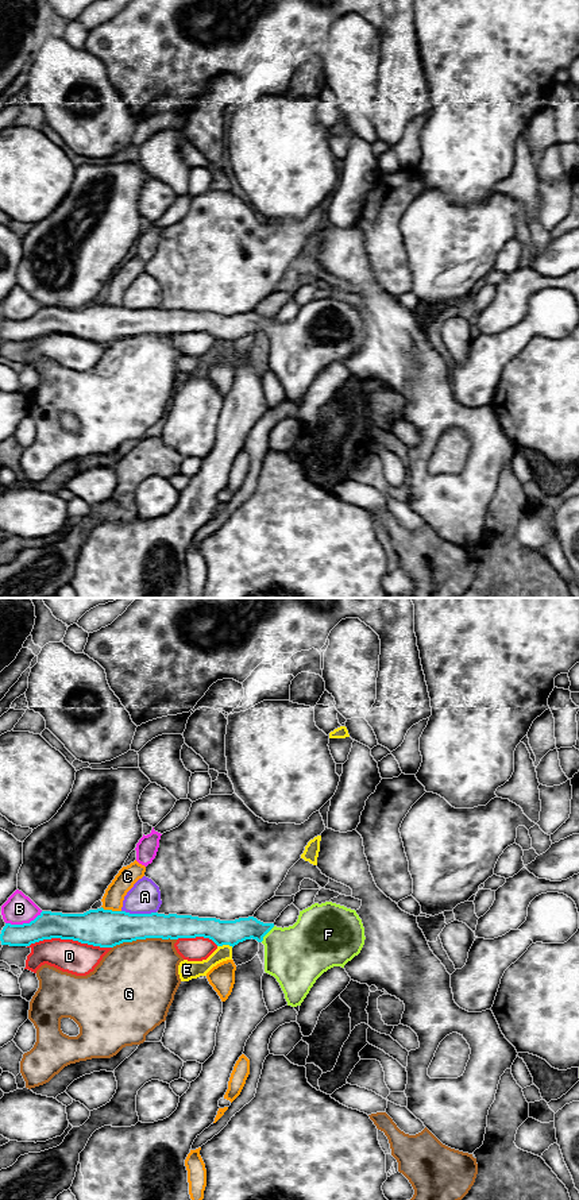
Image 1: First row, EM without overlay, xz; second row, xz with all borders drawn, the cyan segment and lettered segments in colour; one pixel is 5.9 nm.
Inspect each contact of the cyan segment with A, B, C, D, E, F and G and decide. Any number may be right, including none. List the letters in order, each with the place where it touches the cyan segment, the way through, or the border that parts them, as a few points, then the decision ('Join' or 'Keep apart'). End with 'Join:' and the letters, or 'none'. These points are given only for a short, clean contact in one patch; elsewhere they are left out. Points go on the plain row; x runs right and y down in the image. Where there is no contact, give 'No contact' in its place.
A: Touches cyan at xz (139, 309). Keep apart
B: Touches cyan at xz (23, 319). Boundary: xz (42, 307), (29, 317), (6, 319). Keep apart
C: Touches cyan at xz (111, 305). Keep apart
D: Touches cyan at xz (69, 334). Keep apart
E: Touches cyan at xz (226, 339). Keep apart
F: Touches cyan at xz (266, 328). Path across: xz (231, 328), (266, 328), (296, 351). Join
G: Touches cyan at xz (143, 334). Keep apart
Join: F

